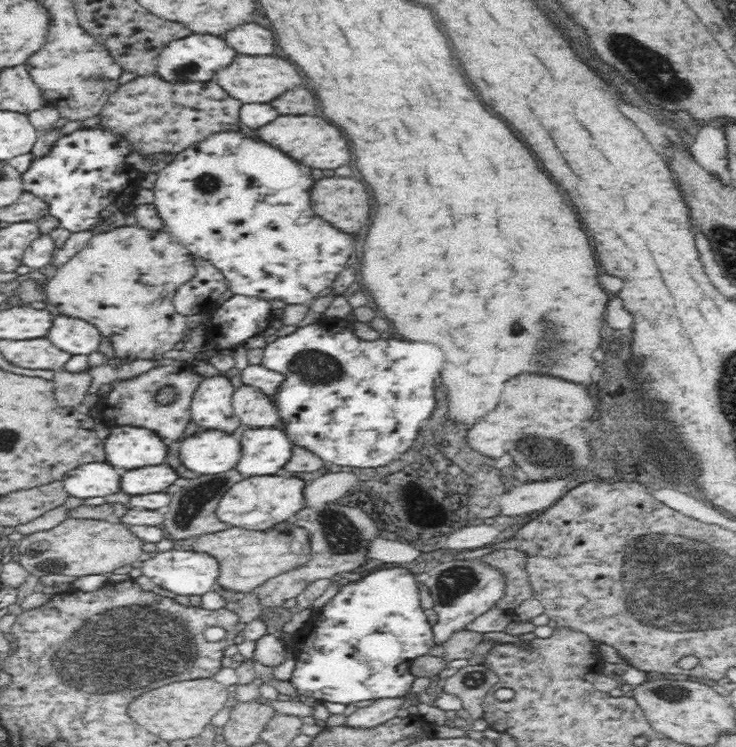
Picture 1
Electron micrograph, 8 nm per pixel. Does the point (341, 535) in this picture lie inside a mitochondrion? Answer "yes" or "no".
yes

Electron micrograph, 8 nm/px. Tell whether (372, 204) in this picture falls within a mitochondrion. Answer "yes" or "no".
no

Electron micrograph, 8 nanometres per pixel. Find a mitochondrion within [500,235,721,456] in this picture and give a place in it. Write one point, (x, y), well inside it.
(555, 350)

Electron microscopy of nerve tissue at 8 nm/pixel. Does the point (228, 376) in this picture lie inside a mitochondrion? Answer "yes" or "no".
no

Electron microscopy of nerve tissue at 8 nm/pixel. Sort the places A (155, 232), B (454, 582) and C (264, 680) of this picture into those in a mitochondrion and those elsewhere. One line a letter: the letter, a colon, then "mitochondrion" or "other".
A: other
B: mitochondrion
C: other

